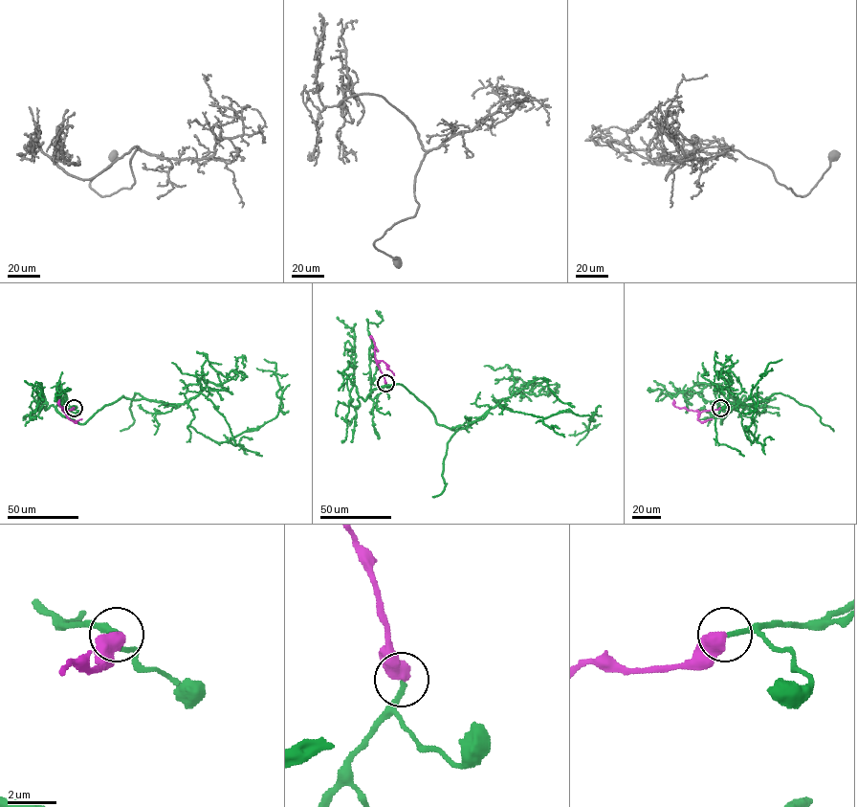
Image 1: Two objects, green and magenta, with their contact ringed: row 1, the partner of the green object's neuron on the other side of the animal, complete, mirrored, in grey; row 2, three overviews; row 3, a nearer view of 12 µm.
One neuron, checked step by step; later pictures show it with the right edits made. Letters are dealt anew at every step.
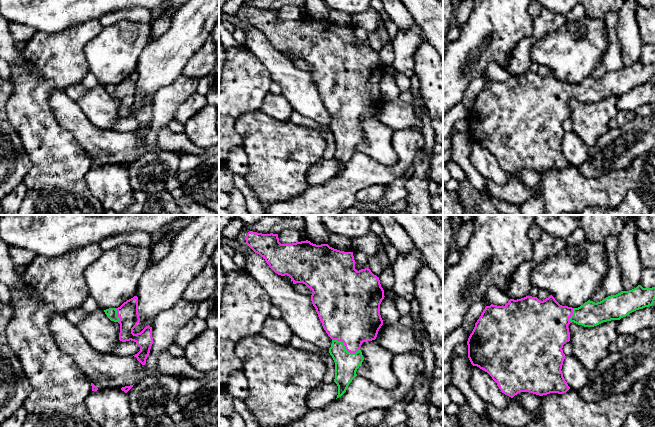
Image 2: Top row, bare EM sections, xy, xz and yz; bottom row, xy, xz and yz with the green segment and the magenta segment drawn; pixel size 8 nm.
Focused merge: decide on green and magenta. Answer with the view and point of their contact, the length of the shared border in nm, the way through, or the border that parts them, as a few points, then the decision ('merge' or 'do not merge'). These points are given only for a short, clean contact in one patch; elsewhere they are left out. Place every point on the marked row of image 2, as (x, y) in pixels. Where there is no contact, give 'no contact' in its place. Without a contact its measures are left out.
contact xz (344, 347); length 240 nm; way xz (346, 364), (344, 347), (352, 317); merge

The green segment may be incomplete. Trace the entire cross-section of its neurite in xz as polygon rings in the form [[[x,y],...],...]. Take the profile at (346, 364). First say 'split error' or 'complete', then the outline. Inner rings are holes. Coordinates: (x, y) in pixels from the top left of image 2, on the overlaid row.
split error; [[[253,231],[247,233],[246,244],[263,257],[275,273],[287,275],[293,284],[303,283],[312,290],[312,304],[324,330],[332,339],[329,353],[335,362],[337,398],[341,397],[357,376],[356,371],[364,360],[360,350],[362,343],[375,340],[383,325],[380,304],[385,296],[379,277],[369,268],[357,271],[353,252],[340,251],[328,244],[316,245],[308,240],[281,244],[278,234]]]

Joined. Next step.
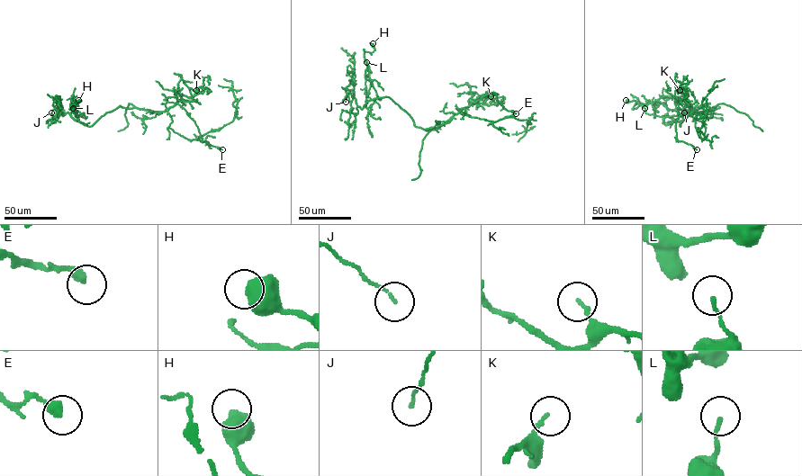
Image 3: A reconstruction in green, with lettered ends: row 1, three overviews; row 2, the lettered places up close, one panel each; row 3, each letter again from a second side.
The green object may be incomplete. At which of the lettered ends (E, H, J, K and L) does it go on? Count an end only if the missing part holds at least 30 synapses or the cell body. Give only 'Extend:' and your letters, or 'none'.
Extend: none

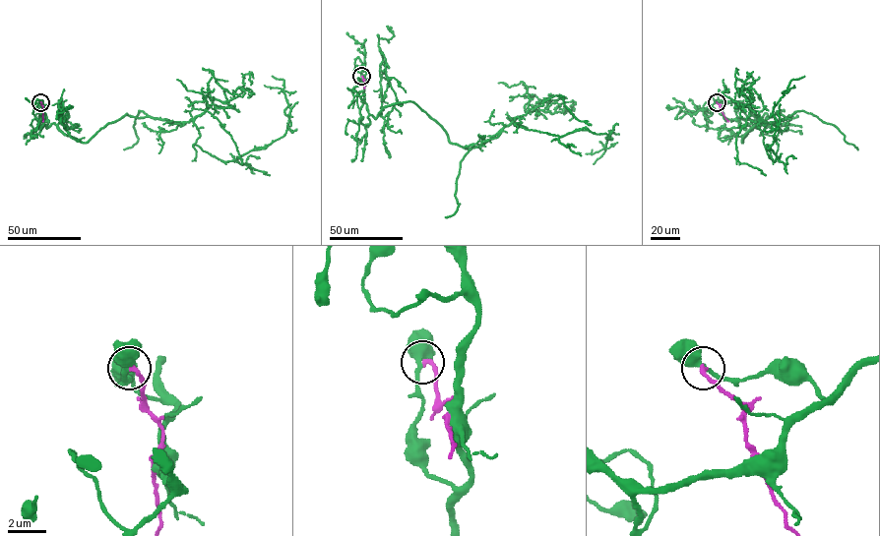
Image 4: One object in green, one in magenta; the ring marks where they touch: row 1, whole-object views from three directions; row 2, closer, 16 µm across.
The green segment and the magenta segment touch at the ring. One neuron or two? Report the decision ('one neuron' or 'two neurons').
two neurons

